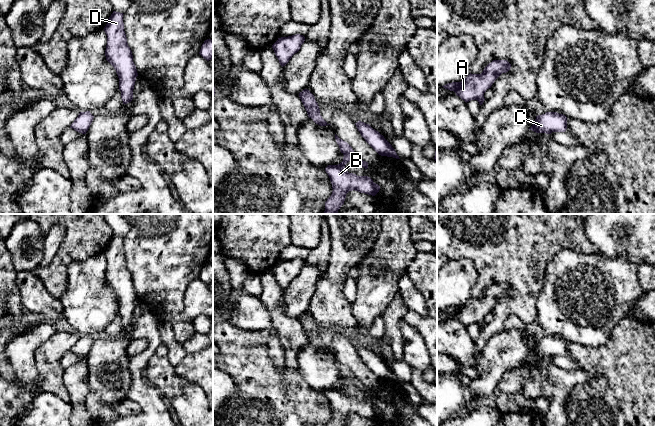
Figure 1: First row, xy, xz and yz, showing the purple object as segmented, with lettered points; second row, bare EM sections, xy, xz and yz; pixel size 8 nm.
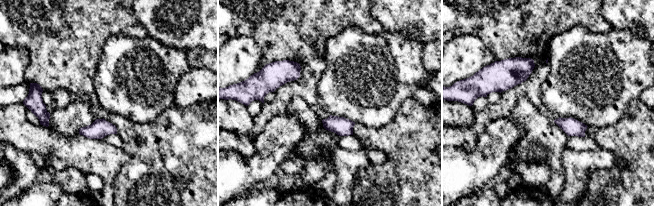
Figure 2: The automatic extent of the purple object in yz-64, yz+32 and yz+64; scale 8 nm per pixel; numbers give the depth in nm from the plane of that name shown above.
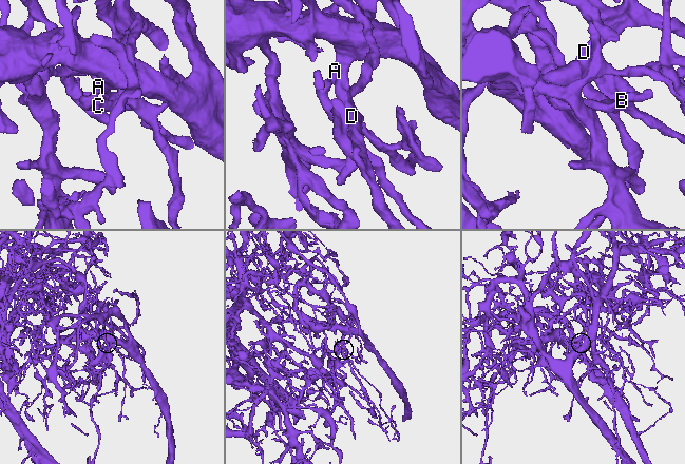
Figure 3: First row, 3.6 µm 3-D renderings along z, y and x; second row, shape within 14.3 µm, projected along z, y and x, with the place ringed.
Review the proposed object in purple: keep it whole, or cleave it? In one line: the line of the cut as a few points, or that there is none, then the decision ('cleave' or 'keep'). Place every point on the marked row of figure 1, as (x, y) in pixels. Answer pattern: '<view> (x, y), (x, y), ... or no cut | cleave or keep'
no cut | keep

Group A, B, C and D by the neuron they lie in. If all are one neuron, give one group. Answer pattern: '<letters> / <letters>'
A B C D

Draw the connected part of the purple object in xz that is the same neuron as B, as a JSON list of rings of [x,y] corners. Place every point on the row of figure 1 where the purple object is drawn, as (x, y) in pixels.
[[[335,134],[335,139],[339,145],[341,153],[344,155],[343,161],[338,165],[328,165],[325,168],[332,184],[332,194],[325,202],[324,214],[337,214],[338,210],[344,204],[346,194],[349,191],[358,191],[368,195],[375,196],[380,186],[373,182],[368,176],[357,176],[349,173],[345,169],[345,165],[351,161],[365,169],[368,168],[368,162],[358,157],[352,147]]]

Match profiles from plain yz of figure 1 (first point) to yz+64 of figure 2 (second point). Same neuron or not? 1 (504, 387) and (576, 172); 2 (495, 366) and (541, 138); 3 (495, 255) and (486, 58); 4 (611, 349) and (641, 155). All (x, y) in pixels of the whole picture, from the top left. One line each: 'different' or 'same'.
1: same
2: different
3: different
4: same

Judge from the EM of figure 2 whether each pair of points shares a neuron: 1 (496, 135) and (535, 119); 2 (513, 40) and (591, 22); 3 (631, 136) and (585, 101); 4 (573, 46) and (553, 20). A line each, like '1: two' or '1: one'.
1: two
2: one
3: two
4: two

